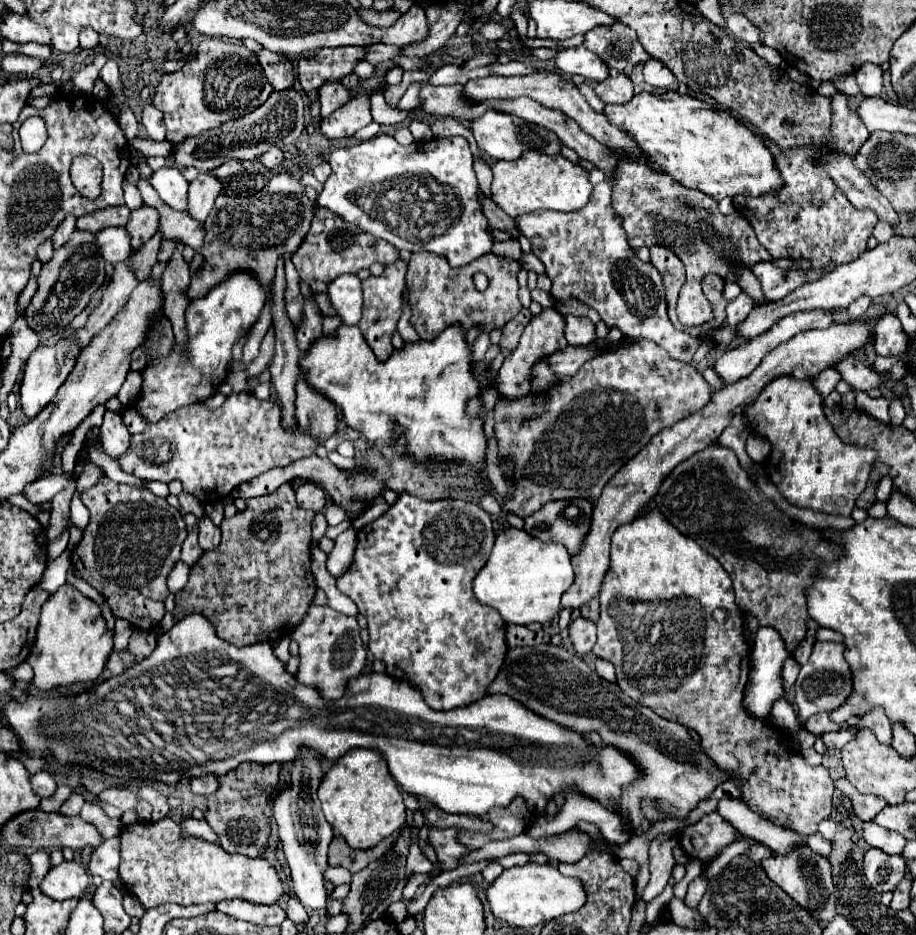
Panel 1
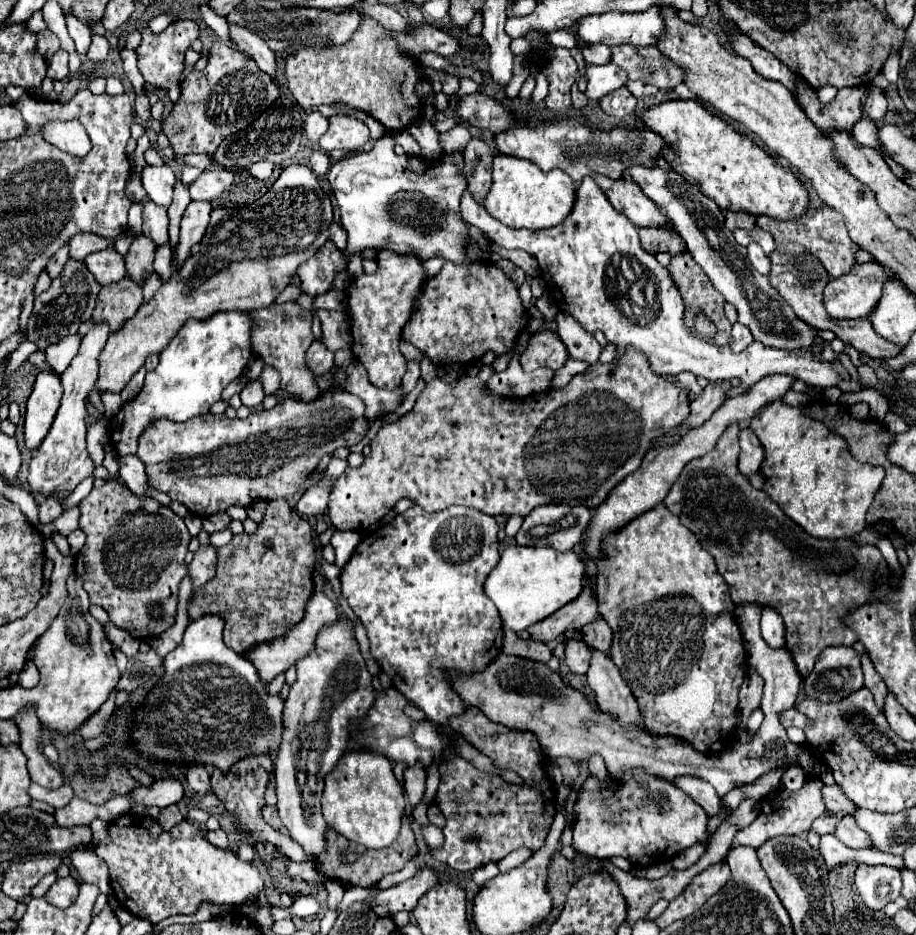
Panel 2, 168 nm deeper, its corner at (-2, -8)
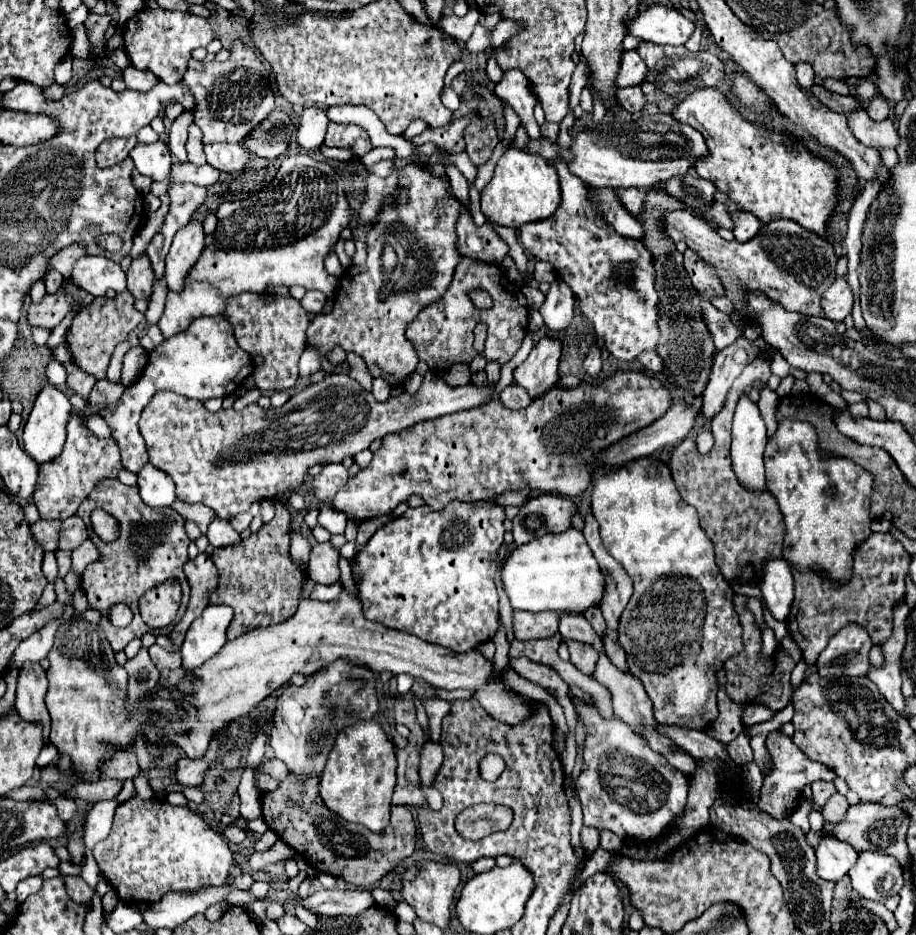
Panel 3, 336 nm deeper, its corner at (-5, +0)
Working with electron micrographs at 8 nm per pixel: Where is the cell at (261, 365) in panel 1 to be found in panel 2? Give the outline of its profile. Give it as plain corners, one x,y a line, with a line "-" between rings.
260,379
250,381
250,383
242,389
240,397
242,397
242,403
244,403
248,409
260,405
262,399
264,399
264,391
262,391
262,383
260,383

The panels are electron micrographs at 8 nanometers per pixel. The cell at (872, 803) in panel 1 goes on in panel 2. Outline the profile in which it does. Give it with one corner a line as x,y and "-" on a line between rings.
824,785
822,787
822,799
824,799
824,805
826,805
826,811
844,811
846,815
852,815
852,811
856,811
852,807
852,803
848,803
848,799
844,799
844,793
840,791
840,787
836,785

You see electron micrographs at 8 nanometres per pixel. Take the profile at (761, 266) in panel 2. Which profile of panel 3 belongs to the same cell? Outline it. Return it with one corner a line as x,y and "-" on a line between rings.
745,211
733,213
733,221
735,221
733,235
739,243
745,243
747,239
753,239
755,233
759,231
759,227
761,227
759,219
753,213
745,213

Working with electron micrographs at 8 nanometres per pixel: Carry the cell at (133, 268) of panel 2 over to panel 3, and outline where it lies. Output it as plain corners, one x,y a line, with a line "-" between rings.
143,253
131,261
131,267
127,271
127,289
137,299
149,297
153,291
153,281
155,281
155,273
151,271
151,261

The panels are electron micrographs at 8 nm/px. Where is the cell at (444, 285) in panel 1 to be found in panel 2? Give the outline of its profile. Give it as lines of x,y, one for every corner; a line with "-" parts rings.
446,261
442,271
436,277
430,277
424,285
424,291
418,299
418,309
412,319
406,323
402,331
402,339
418,347
436,367
448,365
466,365
478,361
484,353
492,351
496,355
504,355
512,351
520,331
528,325
526,309
522,307
518,289
514,283
490,261
474,261
474,263
452,263

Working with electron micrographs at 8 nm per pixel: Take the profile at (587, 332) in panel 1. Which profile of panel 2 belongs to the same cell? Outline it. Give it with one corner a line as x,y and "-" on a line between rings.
558,313
556,323
558,323
558,335
566,343
570,357
594,365
602,351
600,343
594,339
594,335
584,331
580,327
580,323
576,323
576,319
572,319
572,315
568,315
568,313

